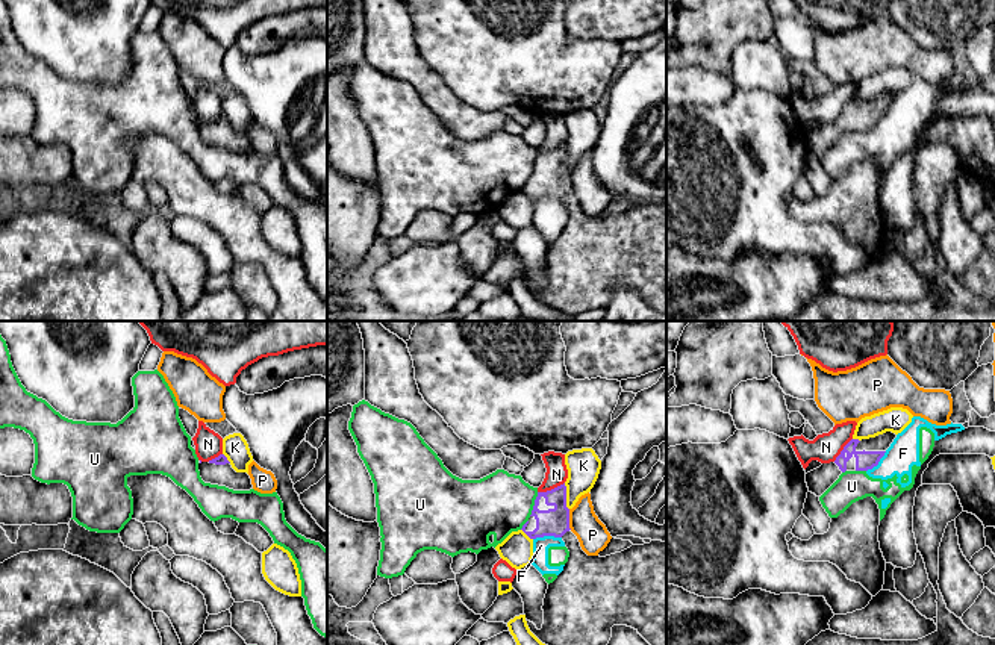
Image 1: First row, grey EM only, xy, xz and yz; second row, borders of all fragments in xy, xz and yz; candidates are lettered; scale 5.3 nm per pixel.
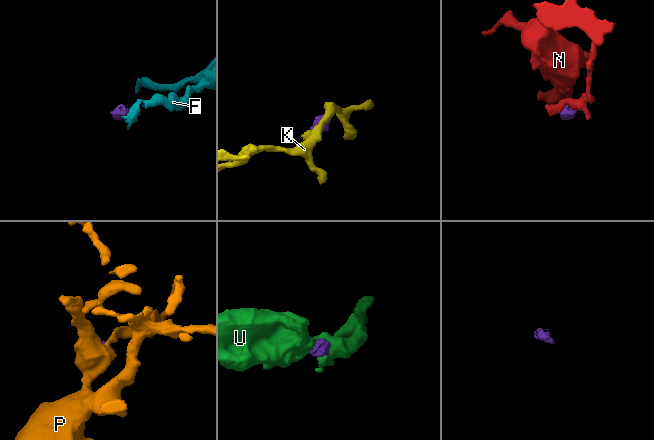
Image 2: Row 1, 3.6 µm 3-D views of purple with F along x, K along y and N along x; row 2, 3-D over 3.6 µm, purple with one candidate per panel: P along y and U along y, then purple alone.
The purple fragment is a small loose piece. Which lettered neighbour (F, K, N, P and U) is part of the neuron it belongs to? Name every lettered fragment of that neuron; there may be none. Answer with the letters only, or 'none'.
none

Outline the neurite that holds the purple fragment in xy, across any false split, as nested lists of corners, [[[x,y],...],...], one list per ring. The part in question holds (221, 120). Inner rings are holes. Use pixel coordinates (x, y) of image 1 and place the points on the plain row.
[[[224,115],[198,124],[198,132],[204,144],[226,147],[233,151],[253,150],[250,136],[247,133],[236,133]]]

